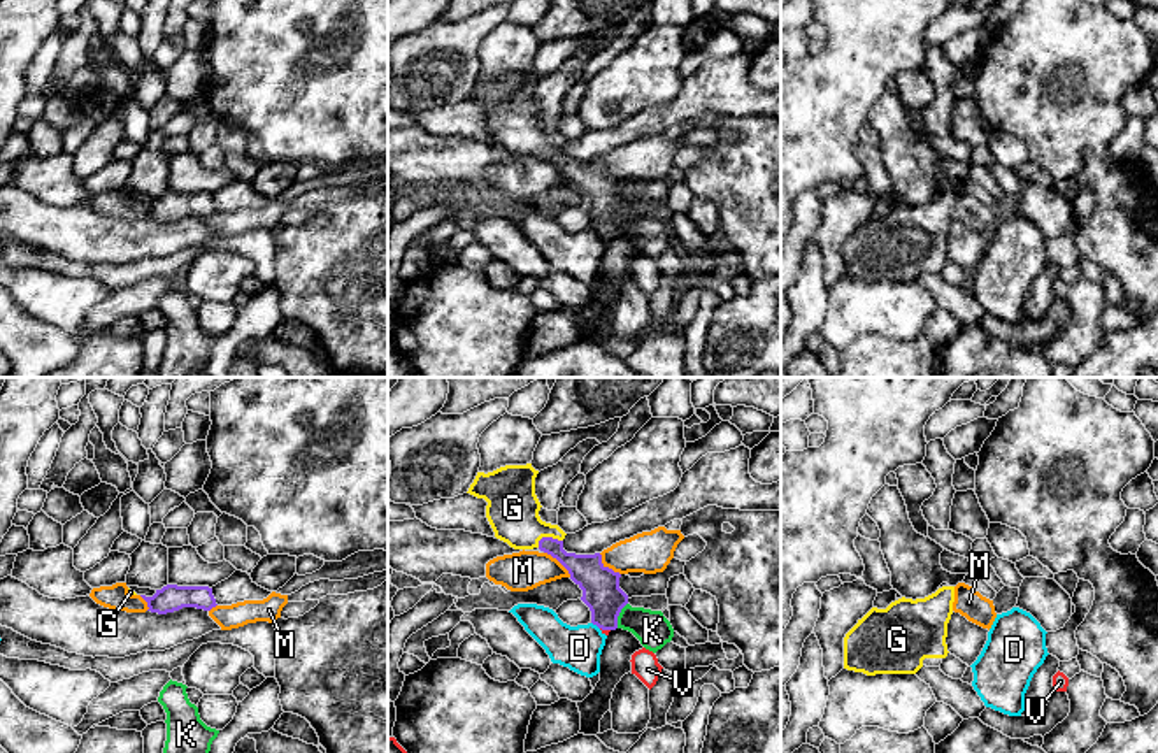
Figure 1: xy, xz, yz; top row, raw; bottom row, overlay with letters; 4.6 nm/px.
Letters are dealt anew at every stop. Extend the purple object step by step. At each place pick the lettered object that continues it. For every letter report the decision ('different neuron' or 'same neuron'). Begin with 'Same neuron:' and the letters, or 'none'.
Same neuron: G
D: different neuron
G: same neuron
K: different neuron
M: different neuron
V: different neuron

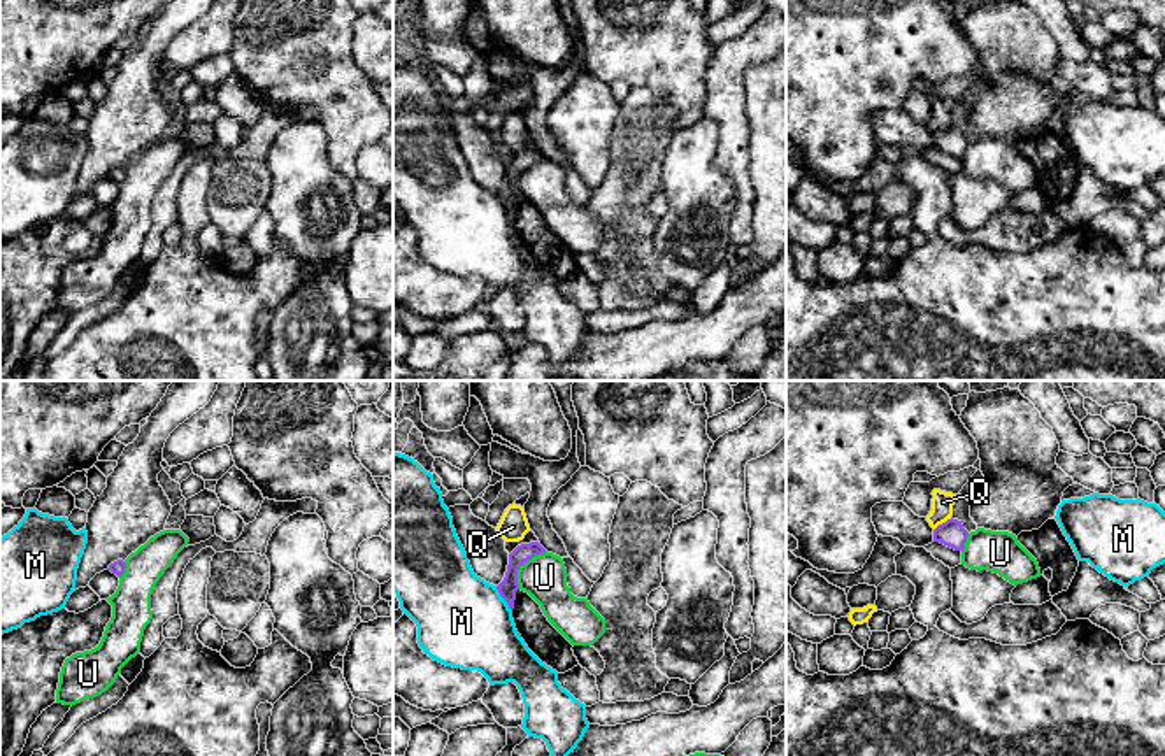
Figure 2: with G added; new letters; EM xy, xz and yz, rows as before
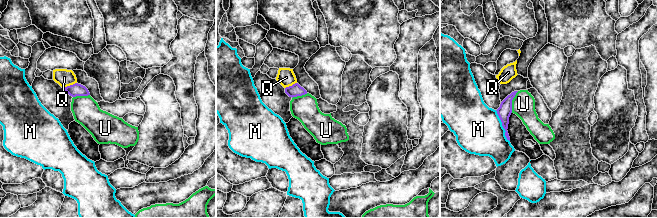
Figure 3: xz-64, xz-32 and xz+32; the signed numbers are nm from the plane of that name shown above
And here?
Same neuron: none
M: different neuron
Q: different neuron
U: different neuron

